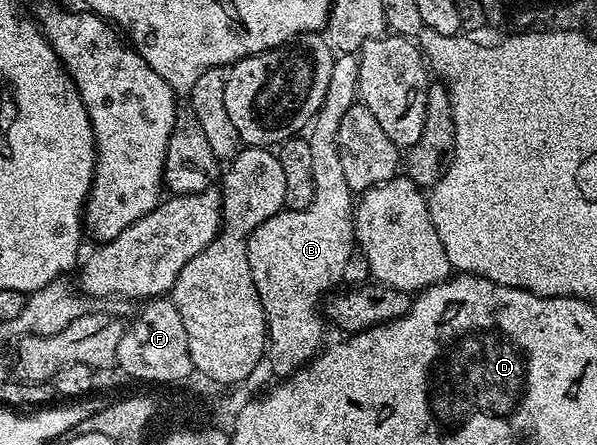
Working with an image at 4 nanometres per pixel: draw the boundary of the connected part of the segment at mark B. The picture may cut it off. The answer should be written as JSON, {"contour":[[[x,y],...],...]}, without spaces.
{"contour":[[[338,54],[332,64],[332,80],[328,80],[324,104],[308,127],[314,181],[312,204],[303,210],[284,208],[276,216],[268,216],[268,220],[252,231],[246,241],[248,268],[252,268],[252,280],[266,317],[268,358],[274,361],[275,372],[282,374],[278,376],[289,376],[301,370],[323,349],[324,314],[320,303],[335,289],[334,285],[341,283],[344,264],[348,264],[356,252],[356,198],[348,188],[348,180],[344,180],[338,137],[340,120],[344,120],[348,108],[356,105],[357,98],[358,56]]]}

